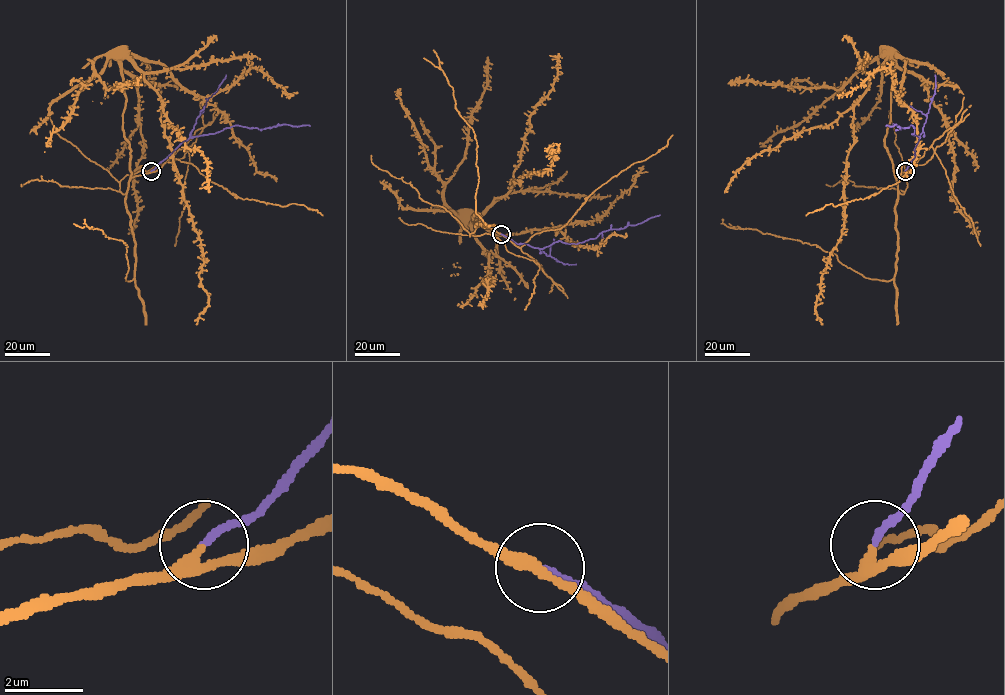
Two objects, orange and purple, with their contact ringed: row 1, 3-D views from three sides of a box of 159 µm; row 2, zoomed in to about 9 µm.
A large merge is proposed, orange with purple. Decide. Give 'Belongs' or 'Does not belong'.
Belongs

